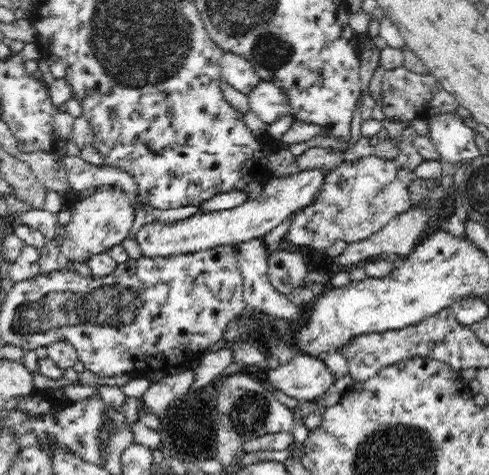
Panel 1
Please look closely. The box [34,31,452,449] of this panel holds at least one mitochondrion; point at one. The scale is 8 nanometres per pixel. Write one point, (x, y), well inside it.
(250, 412)

